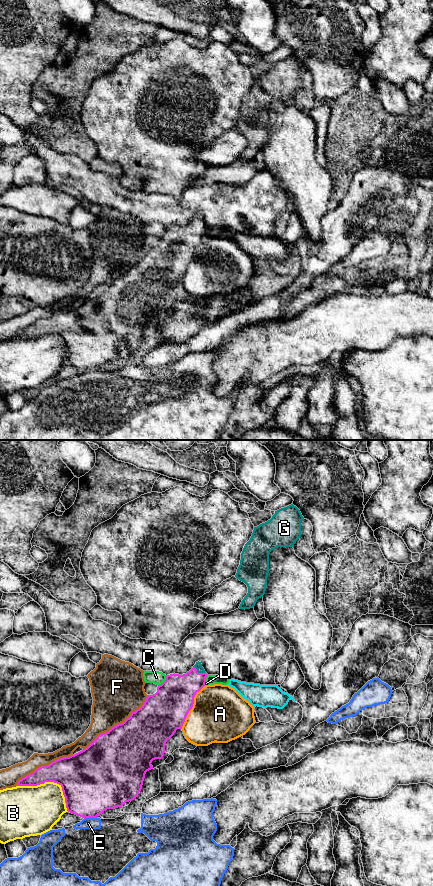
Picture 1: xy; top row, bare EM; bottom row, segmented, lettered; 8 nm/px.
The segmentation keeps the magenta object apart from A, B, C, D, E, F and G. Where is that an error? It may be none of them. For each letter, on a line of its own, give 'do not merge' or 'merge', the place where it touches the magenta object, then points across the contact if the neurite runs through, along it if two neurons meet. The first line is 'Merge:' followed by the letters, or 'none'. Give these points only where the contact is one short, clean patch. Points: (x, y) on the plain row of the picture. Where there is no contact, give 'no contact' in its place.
Merge: G
A: do not merge | xy (192, 258)
B: do not merge | xy (50, 333)
C: do not merge | xy (164, 233) | along xy (166, 228), (158, 237)
D: do not merge | xy (204, 236)
E: do not merge | xy (90, 369)
F: do not merge | xy (118, 276)
G: merge | xy (199, 225) | across xy (176, 246), (199, 225), (198, 217)

